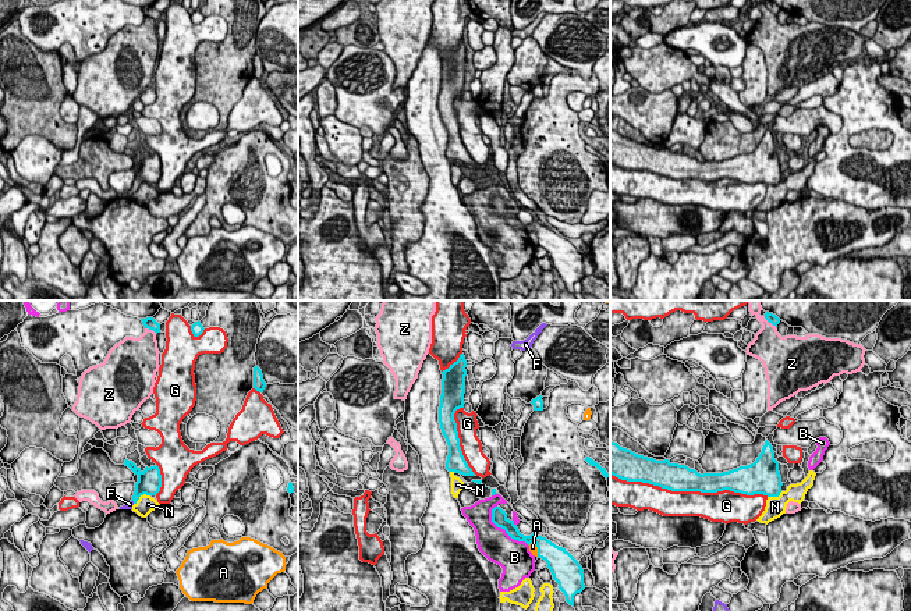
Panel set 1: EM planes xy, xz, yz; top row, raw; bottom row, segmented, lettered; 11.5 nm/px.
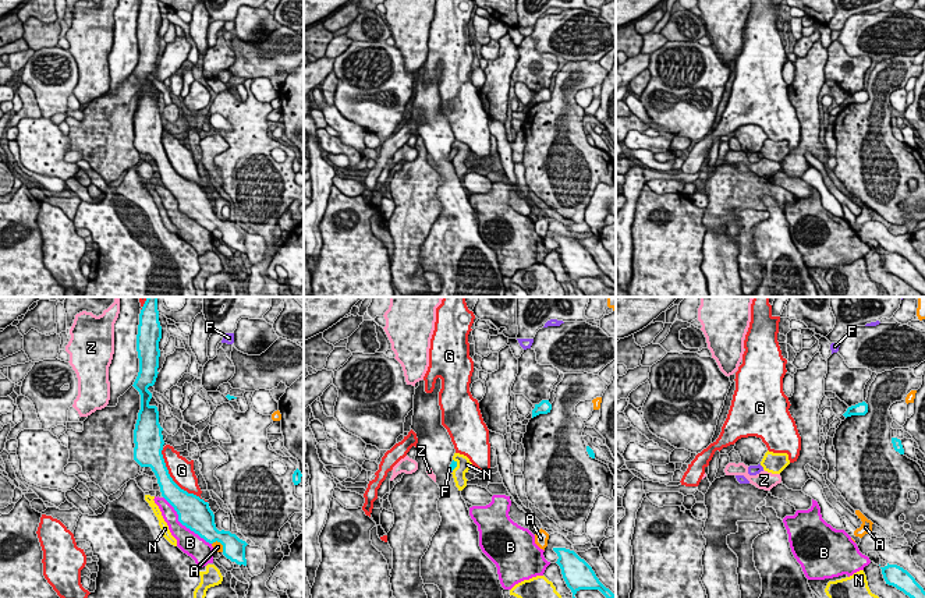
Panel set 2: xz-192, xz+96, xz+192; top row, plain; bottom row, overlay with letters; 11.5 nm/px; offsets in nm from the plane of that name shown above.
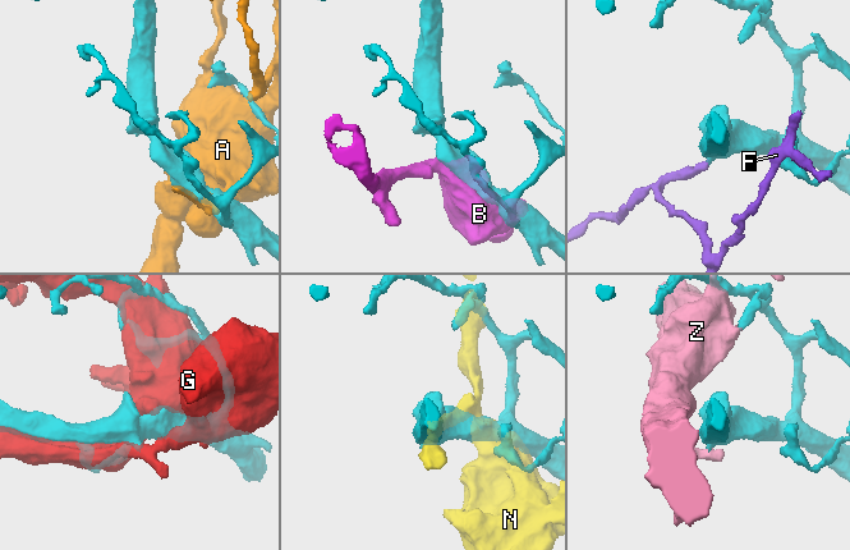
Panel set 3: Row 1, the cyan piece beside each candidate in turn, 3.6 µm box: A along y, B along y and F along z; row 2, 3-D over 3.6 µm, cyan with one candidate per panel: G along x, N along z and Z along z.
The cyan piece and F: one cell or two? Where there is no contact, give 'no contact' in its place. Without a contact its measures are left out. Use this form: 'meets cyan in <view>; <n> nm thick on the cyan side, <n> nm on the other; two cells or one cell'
meets cyan in xy; 240 nm thick on the cyan side, 70 nm on the other; one cell

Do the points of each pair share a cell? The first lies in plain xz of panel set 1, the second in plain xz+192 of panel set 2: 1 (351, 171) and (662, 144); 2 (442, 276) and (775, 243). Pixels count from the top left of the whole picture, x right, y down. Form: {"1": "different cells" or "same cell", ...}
{"1": "same cell", "2": "same cell"}

